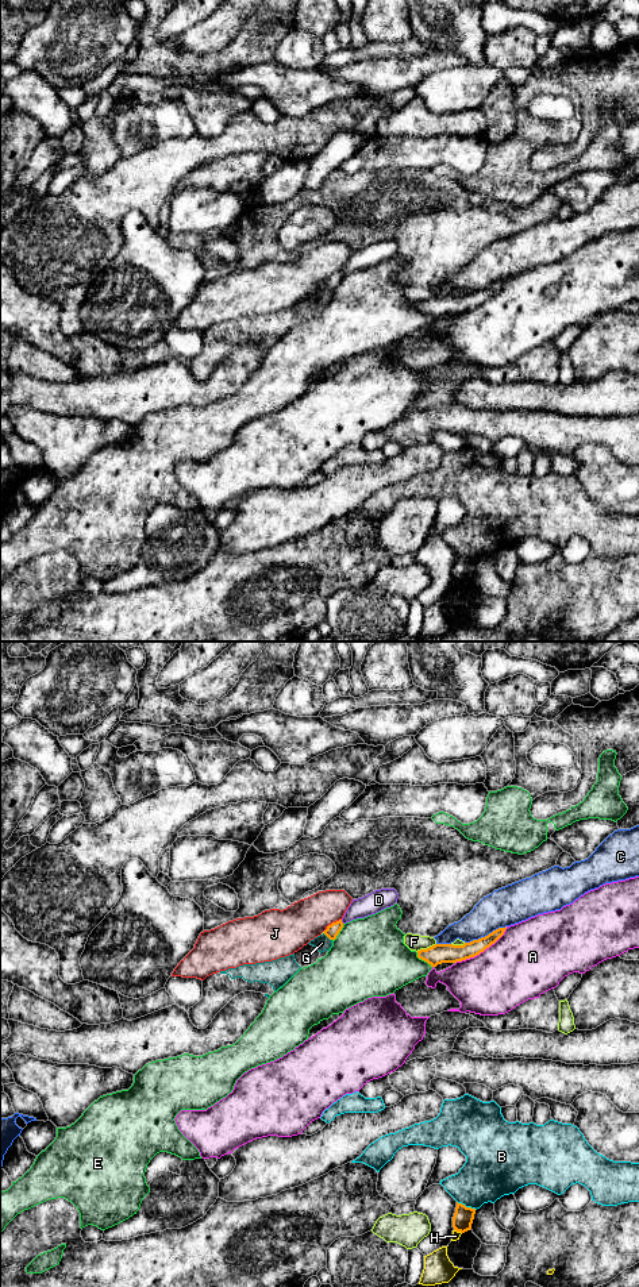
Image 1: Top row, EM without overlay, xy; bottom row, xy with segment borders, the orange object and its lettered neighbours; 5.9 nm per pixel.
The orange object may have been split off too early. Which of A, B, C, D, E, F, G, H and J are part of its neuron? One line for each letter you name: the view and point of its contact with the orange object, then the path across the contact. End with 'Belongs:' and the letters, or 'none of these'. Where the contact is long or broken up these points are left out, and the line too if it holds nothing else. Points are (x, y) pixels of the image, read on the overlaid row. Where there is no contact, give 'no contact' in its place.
Belongs: none of these

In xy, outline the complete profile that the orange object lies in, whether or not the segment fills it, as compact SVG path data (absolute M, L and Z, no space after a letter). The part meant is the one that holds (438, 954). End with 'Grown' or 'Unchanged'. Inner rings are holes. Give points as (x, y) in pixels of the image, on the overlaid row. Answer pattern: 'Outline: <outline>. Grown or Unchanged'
Outline: M499 928L485 937L465 943L463 945L435 944L427 949L417 951L417 957L427 962L431 967L442 963L457 963L474 957L494 944L505 932L505 928Z. Unchanged

